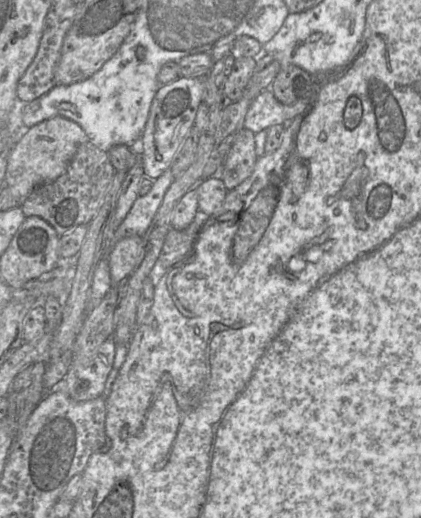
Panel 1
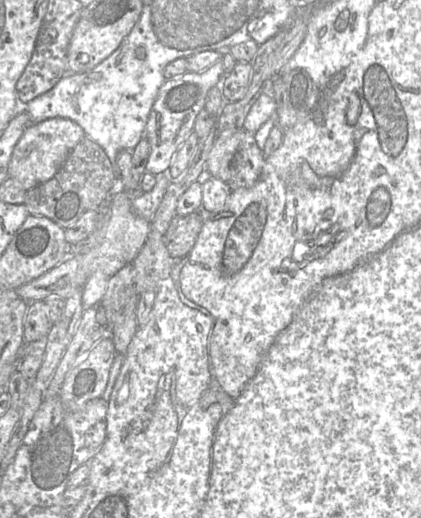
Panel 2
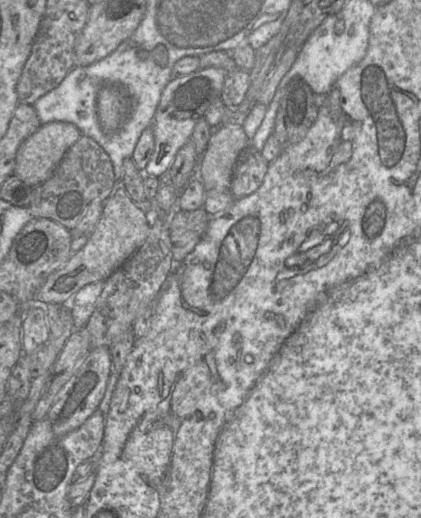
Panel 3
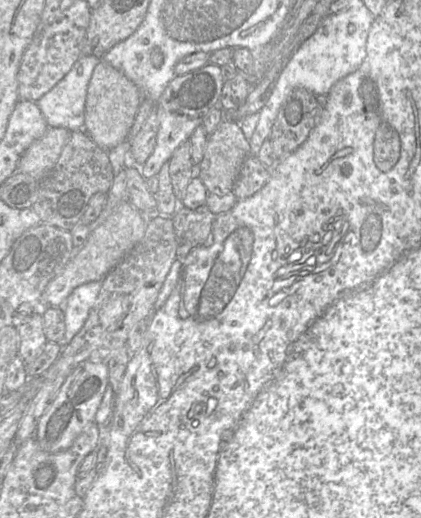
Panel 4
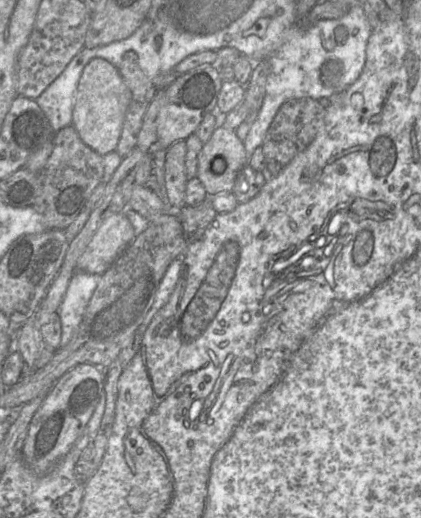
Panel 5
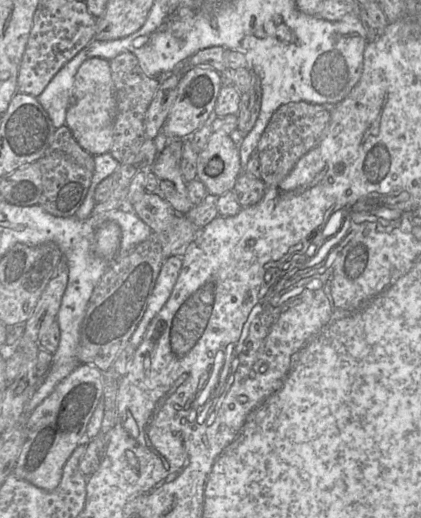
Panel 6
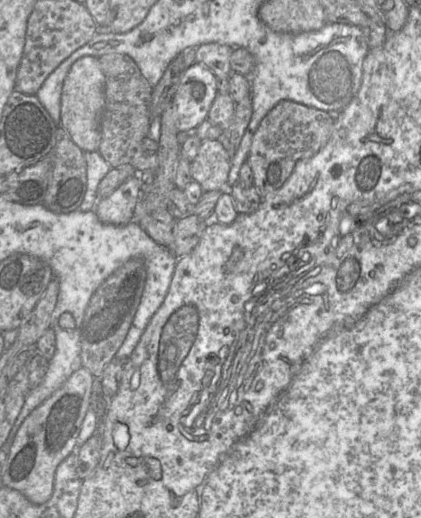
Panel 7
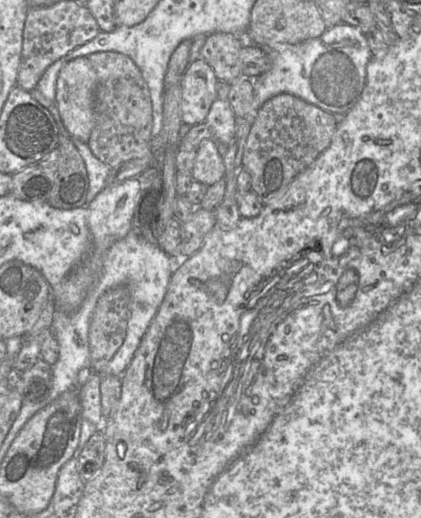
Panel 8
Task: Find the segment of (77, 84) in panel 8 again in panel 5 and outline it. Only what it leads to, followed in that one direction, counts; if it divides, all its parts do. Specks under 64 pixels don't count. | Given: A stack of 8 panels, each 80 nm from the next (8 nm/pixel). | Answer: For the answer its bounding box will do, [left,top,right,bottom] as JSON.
[72,58,131,156]

